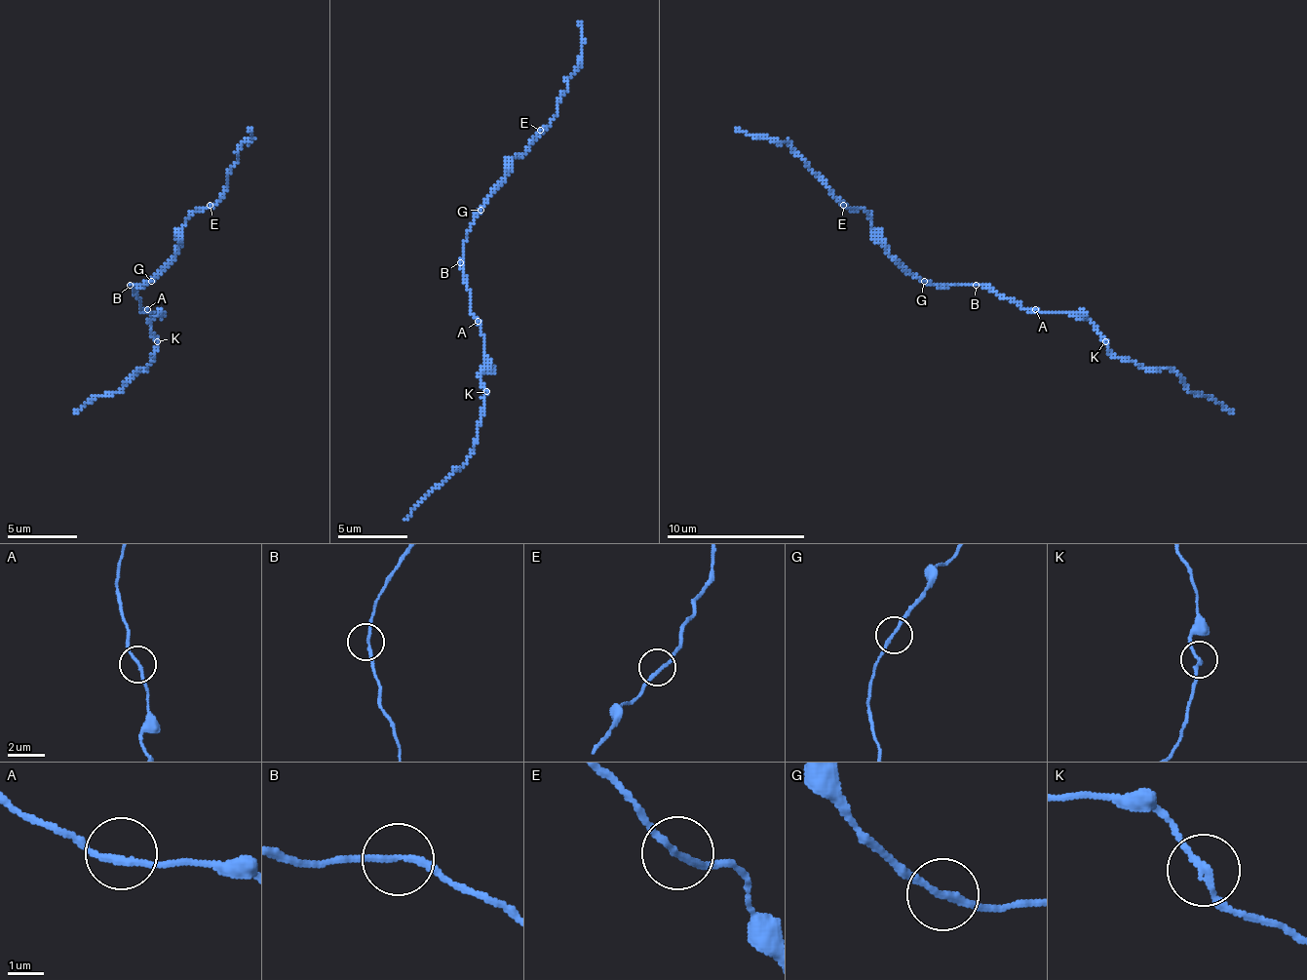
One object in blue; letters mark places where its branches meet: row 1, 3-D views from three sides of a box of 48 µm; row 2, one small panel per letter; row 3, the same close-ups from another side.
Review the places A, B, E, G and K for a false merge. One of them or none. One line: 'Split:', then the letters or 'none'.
Split: none

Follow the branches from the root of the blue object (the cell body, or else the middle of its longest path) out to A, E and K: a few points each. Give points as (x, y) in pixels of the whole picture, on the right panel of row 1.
A: (976, 285), (989, 285), (1000, 294), (1014, 298), (1024, 309), (1035, 309)
E: (976, 285), (927, 285), (889, 254), (885, 239), (871, 225), (871, 218), (861, 208), (847, 208), (843, 205)
K: (976, 285), (989, 285), (1000, 294), (1014, 298), (1024, 309), (1080, 312), (1104, 340)

